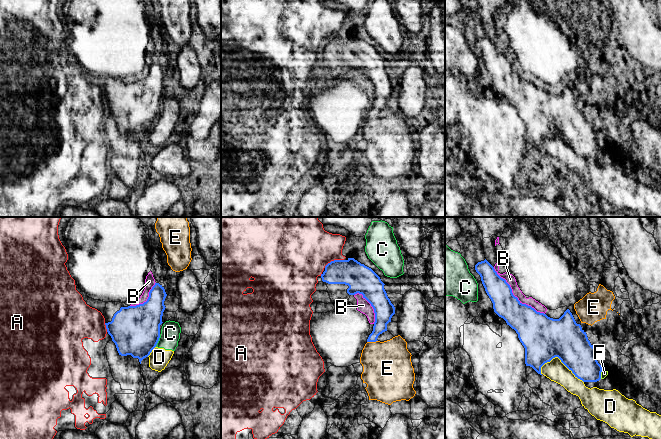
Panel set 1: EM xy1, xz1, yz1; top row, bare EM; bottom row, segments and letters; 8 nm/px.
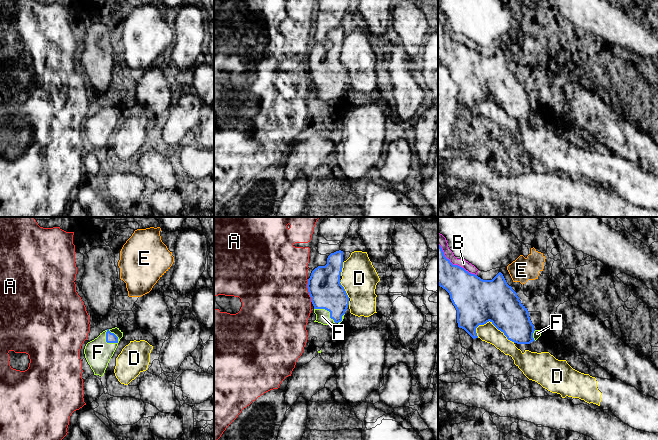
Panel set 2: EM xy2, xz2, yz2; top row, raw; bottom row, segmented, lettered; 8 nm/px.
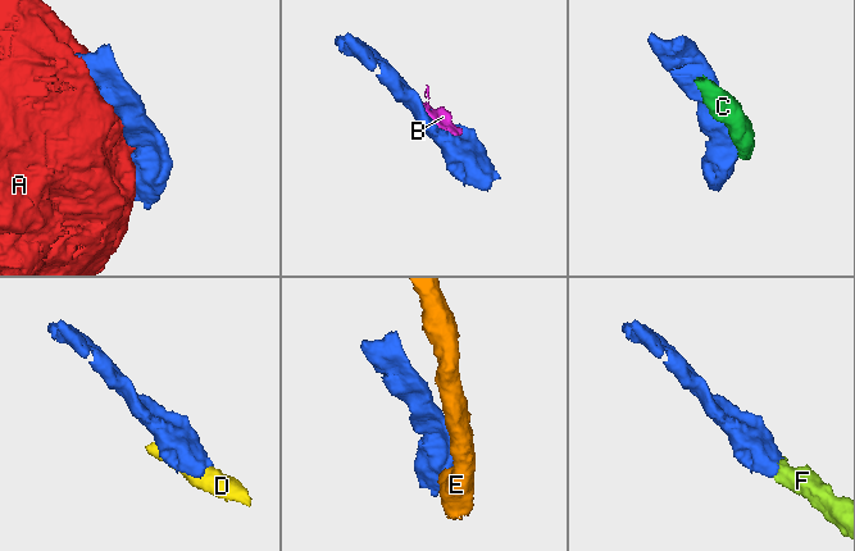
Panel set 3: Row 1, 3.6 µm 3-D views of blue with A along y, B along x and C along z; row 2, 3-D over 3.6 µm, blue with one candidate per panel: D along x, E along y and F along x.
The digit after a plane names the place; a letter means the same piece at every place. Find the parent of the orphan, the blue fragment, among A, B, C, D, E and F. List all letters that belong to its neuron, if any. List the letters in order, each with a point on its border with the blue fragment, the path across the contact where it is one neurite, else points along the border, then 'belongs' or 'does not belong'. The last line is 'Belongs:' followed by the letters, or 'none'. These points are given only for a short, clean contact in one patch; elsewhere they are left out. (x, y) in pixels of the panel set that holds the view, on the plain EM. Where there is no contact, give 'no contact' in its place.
A: xz2 (308, 66) | does not belong
B: yz1 (514, 72) | does not belong
C: xy1 (158, 116) | along xy1 (160, 110), (155, 122) | does not belong
D: yz1 (562, 138) | does not belong
E: xz1 (372, 117) | along xz1 (377, 116), (367, 118) | does not belong
F: xy2 (116, 112) | across xy2 (110, 113), (116, 112), (98, 128) | belongs
Belongs: F

